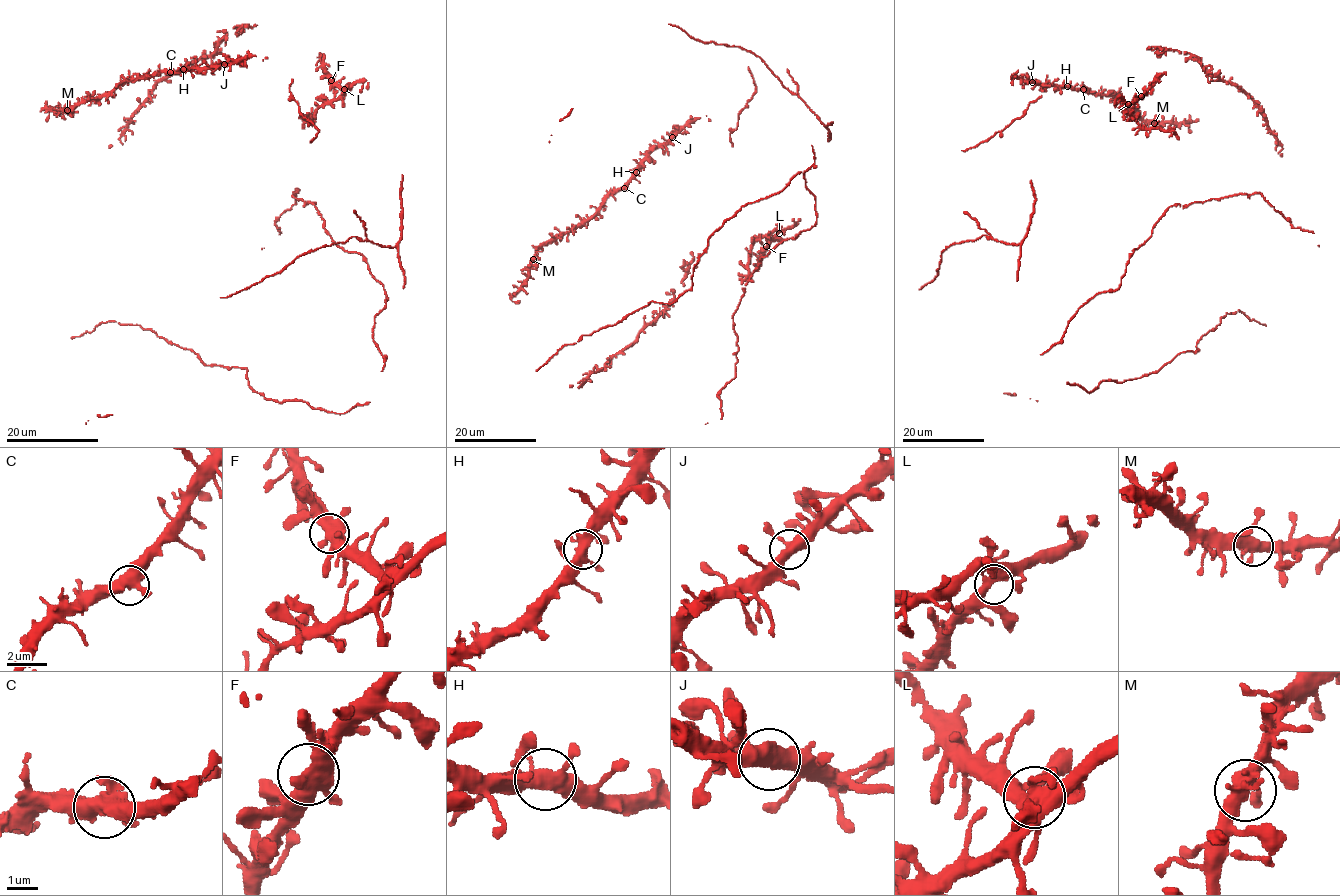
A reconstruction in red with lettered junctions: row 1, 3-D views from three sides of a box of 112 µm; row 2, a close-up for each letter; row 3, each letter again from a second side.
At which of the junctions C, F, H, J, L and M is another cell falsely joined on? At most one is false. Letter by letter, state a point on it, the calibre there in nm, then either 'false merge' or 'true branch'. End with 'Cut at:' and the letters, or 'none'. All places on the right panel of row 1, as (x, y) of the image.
C: (1083, 89) | 480 nm | true branch
F: (1141, 96) | 460 nm | true branch
H: (1067, 86) | 440 nm | true branch
J: (1032, 82) | 440 nm | true branch
L: (1128, 104) | 400 nm | true branch
M: (1154, 123) | 420 nm | true branch
Cut at: none

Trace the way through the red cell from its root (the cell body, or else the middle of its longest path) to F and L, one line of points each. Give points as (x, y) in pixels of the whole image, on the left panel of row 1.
F: (309, 119), (320, 107), (333, 102), (341, 94), (342, 90), (331, 80)
L: (309, 119), (344, 89)

